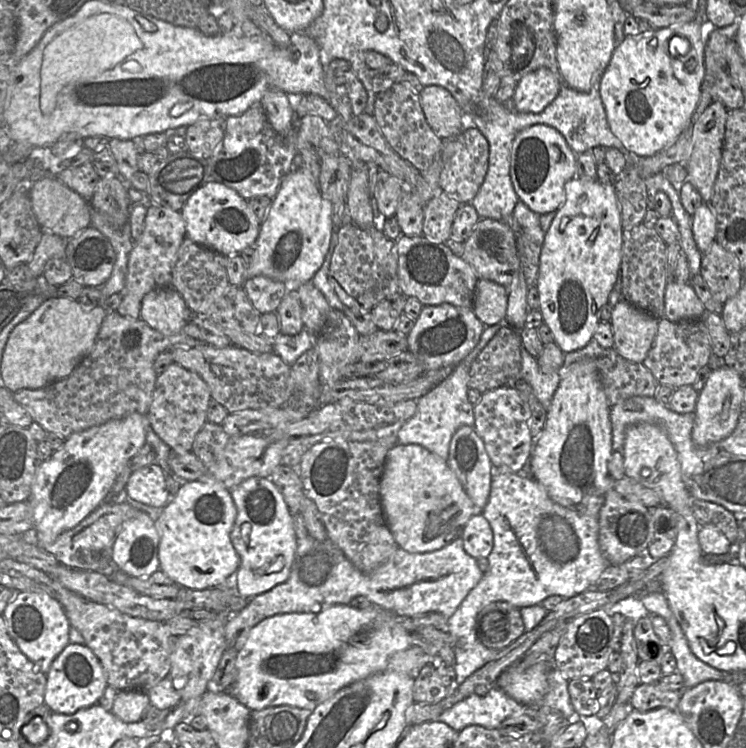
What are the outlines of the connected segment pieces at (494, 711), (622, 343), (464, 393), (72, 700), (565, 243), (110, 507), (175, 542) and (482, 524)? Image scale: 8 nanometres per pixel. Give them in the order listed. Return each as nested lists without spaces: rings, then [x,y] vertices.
[[[492,686],[484,696],[473,692],[457,702],[445,710],[437,718],[437,721],[446,723],[458,732],[469,725],[498,729],[505,719],[521,711],[524,707],[497,686]]]
[[[620,299],[611,312],[613,349],[629,362],[642,363],[657,333],[658,321],[624,299]]]
[[[502,321],[495,325],[485,326],[478,344],[460,363],[454,366],[451,374],[416,400],[415,414],[397,432],[397,442],[399,444],[418,444],[442,459],[448,459],[449,445],[455,431],[464,425],[474,427],[474,405],[468,400],[468,373],[470,366],[495,333],[504,325],[509,324]]]
[[[69,643],[46,673],[44,704],[52,712],[71,715],[80,709],[97,704],[107,685],[101,662],[91,649],[85,644]]]
[[[574,177],[564,190],[565,201],[544,236],[536,287],[543,322],[563,353],[569,353],[593,339],[600,310],[619,277],[623,228],[614,185]]]
[[[128,501],[122,504],[104,502],[77,526],[63,532],[51,545],[42,548],[54,555],[64,566],[80,570],[99,571],[110,576],[114,572],[111,570],[113,566],[112,548],[120,526],[137,512],[140,510]]]
[[[180,481],[178,492],[154,518],[159,533],[159,570],[183,588],[224,586],[240,565],[230,533],[237,515],[228,488],[217,481]]]
[[[476,511],[462,533],[463,548],[475,559],[487,558],[493,548],[493,532],[484,516]]]

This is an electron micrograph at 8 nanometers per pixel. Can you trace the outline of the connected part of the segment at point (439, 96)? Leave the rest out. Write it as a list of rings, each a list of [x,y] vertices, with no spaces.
[[[424,86],[420,92],[420,104],[433,132],[446,141],[458,136],[467,126],[463,111],[444,87]]]

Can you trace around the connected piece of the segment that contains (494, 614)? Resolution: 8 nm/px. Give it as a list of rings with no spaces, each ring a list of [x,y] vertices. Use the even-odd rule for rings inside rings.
[[[508,602],[487,605],[475,622],[477,639],[485,647],[501,651],[525,632],[520,609]]]

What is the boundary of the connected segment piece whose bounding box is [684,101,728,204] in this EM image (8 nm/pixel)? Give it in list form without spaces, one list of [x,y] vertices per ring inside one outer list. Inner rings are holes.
[[[713,101],[700,115],[693,127],[692,151],[684,163],[687,169],[687,181],[702,197],[703,202],[710,203],[713,187],[720,167],[722,147],[727,119],[727,108],[719,101]]]

